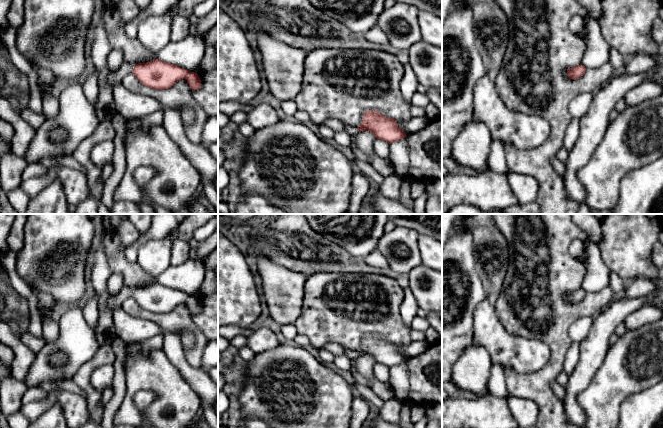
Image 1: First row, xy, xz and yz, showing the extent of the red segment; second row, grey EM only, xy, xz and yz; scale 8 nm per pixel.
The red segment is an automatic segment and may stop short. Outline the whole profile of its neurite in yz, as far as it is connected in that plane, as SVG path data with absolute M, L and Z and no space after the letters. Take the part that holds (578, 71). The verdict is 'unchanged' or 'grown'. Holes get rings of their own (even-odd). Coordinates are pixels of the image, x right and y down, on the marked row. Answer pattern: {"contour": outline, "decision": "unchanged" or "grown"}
{"contour": "M580 64L575 67L568 68L567 76L572 80L579 79L584 75L585 71L586 71L585 66Z", "decision": "unchanged"}

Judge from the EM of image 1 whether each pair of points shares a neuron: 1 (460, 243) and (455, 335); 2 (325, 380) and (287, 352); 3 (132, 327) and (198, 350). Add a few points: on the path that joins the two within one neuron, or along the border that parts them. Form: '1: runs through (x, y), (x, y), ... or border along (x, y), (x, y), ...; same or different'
1: runs through (461, 266), (473, 282), (467, 312); same
2: runs through (316, 375), (303, 362), (296, 359); same
3: border along (142, 317), (155, 322), (164, 331); different

